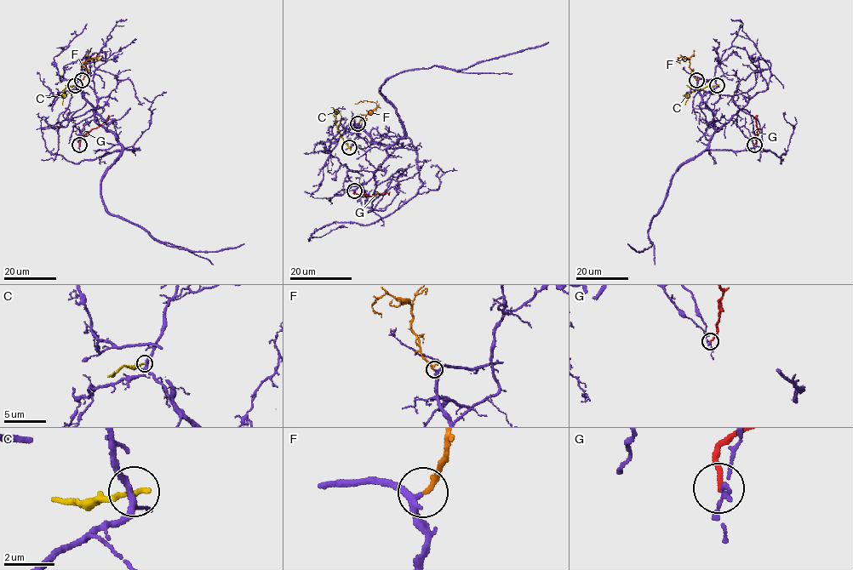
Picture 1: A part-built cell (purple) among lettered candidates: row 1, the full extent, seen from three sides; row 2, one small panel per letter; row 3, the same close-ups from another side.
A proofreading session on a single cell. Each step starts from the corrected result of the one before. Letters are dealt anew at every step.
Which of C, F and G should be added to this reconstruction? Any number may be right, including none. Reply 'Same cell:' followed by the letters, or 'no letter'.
Same cell: F

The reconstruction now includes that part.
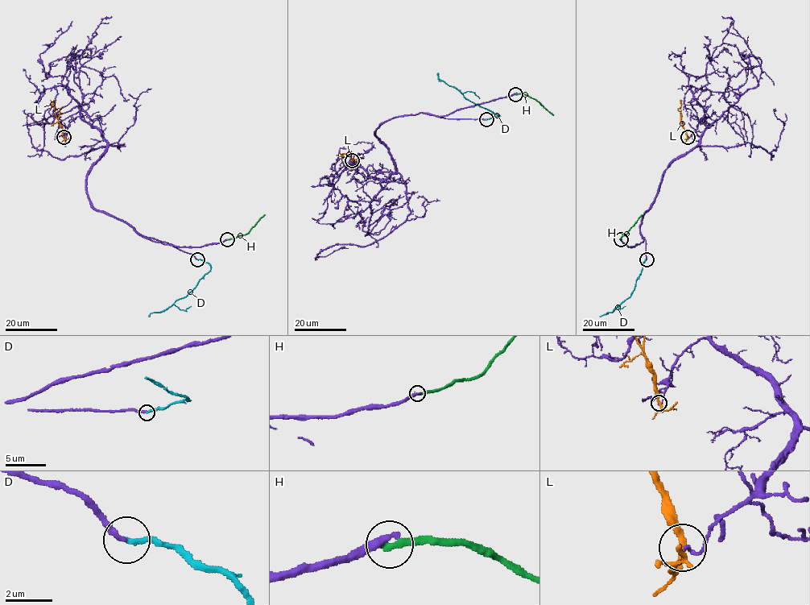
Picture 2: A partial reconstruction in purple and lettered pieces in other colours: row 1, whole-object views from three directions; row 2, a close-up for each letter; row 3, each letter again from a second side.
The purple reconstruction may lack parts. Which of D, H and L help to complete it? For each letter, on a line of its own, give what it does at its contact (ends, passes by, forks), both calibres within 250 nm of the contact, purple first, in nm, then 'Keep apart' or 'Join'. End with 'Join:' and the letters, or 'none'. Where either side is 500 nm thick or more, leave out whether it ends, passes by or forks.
D: It ends there. Thickness 220 nm (purple) against 240 nm. Join
H: It ends there. Thickness 320 nm (purple) against 280 nm. Keep apart
L: It passes by. Thickness 120 nm (purple) against 200 nm. Keep apart
Join: D

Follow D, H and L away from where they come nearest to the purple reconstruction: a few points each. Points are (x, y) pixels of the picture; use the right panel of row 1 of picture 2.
D: (646, 259), (630, 296), (612, 312), (599, 317)
H: (621, 239), (642, 214)
L: (688, 137), (681, 121), (680, 100)

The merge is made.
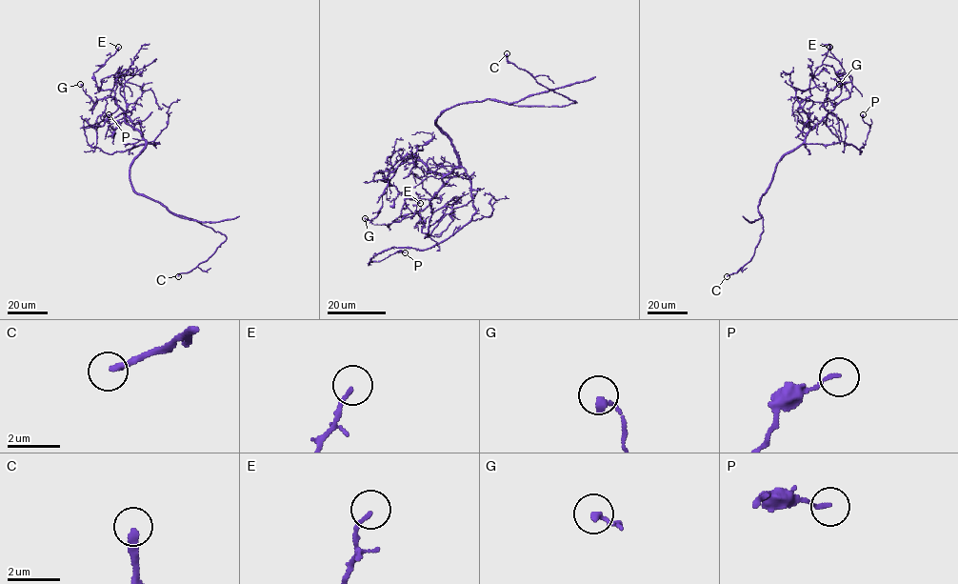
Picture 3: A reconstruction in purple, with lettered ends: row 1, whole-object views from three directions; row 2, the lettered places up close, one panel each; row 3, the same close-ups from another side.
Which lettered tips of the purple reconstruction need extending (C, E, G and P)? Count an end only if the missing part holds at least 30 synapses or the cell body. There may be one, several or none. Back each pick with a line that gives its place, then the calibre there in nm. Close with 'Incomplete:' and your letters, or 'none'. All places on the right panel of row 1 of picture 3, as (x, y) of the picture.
C: place (727, 276); calibre 260 nm
Incomplete: C

